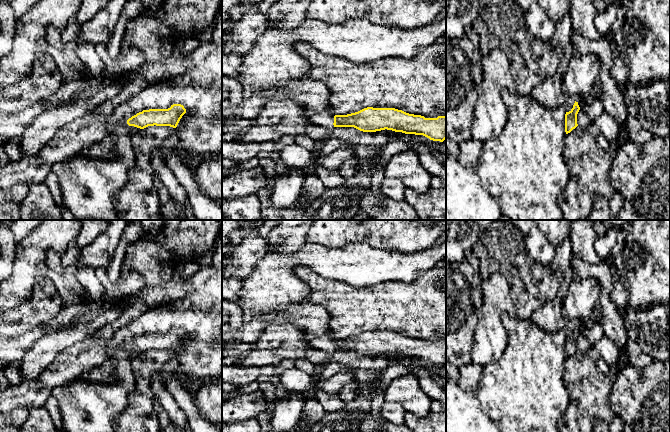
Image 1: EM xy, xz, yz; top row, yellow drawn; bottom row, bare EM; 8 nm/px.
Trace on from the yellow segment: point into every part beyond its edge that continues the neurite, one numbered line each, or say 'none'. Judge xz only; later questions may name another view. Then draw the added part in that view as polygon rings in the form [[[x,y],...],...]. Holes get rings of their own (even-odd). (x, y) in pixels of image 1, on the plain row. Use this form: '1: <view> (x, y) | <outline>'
1: xz (322, 342) | [[[306,334],[304,335],[303,339],[307,341],[312,348],[329,353],[334,352],[334,339],[332,339],[330,336]]]

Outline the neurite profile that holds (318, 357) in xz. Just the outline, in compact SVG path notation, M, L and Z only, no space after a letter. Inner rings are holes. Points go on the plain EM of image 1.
M311 348L306 358L314 365L320 367L322 364L342 363L349 367L365 370L385 369L396 357L392 354L381 354L376 356L363 356L354 351L334 351L332 353Z

